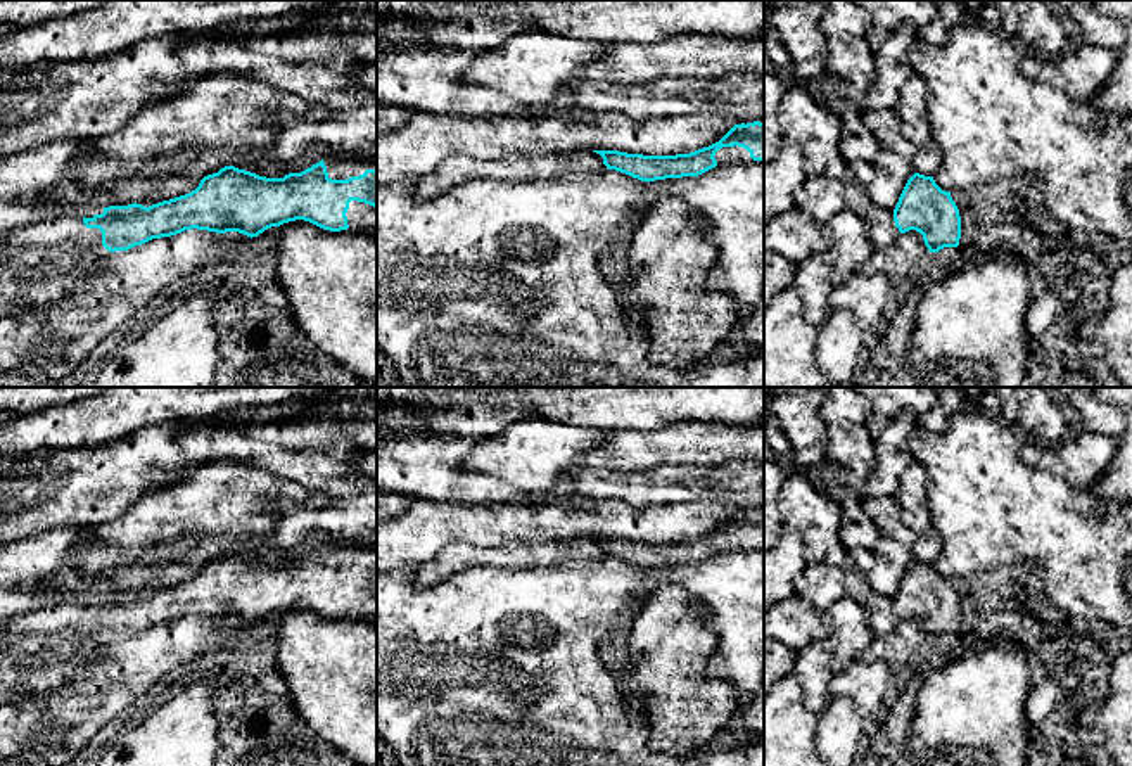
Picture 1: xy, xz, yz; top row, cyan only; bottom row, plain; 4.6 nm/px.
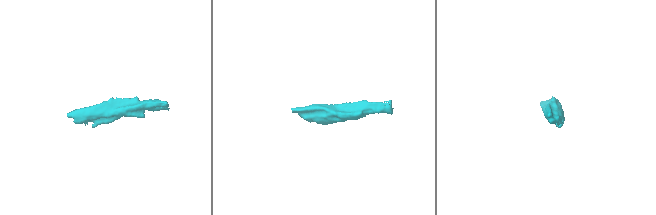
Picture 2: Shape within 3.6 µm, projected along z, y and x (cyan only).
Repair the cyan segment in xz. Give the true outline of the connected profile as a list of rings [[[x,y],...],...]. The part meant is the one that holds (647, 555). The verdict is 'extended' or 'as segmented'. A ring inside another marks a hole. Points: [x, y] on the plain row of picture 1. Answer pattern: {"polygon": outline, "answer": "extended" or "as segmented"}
{"polygon": [[[754,508],[747,512],[745,510],[735,512],[719,529],[690,541],[643,543],[619,538],[593,538],[593,539],[603,545],[603,552],[607,553],[607,557],[626,560],[641,569],[698,564],[715,555],[717,552],[764,548],[764,510]]], "answer": "extended"}

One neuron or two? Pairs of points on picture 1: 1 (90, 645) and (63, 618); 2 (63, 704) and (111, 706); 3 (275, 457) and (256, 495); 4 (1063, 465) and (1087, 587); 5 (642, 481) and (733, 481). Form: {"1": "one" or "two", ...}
{"1": "one", "2": "one", "3": "two", "4": "two", "5": "one"}

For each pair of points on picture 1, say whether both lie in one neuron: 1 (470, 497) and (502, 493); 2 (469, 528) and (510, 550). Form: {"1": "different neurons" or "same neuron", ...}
{"1": "same neuron", "2": "different neurons"}

